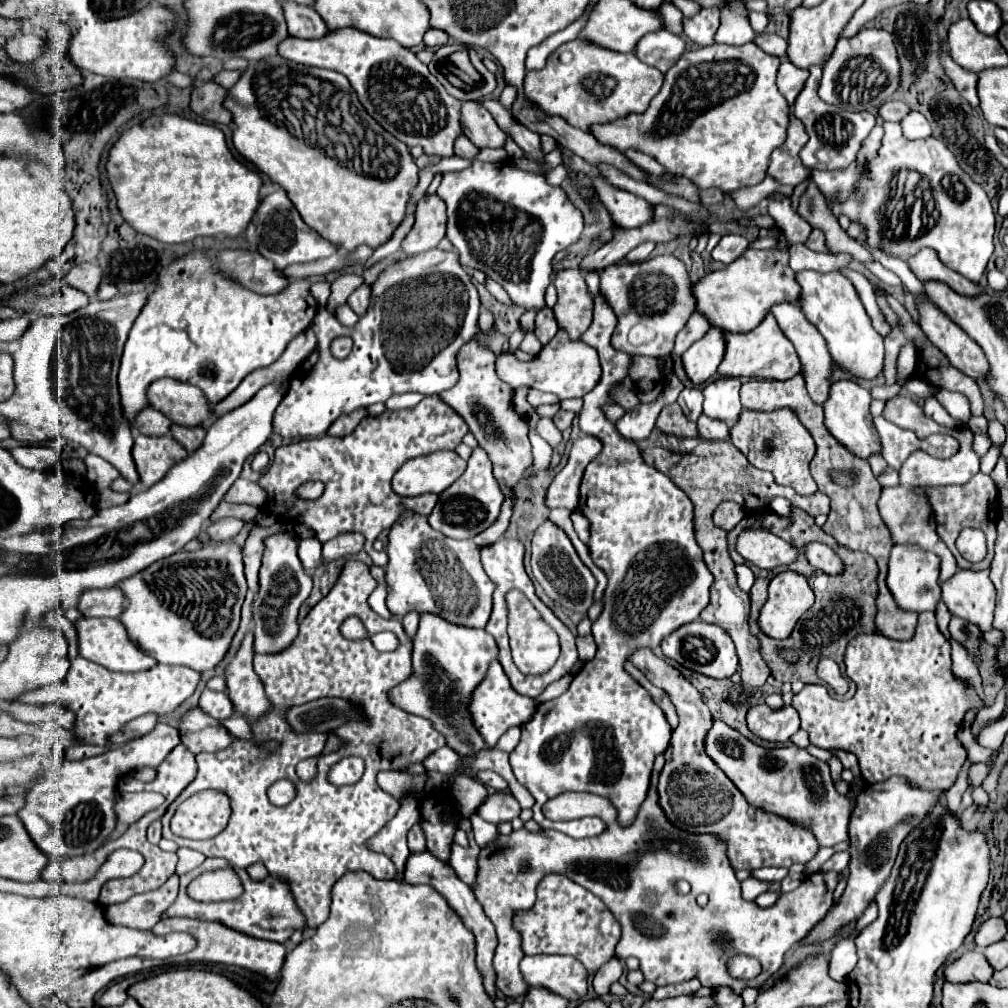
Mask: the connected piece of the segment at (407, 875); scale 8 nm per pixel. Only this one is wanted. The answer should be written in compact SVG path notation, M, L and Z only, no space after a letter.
M424 849L420 853L410 853L410 857L406 861L406 867L404 867L404 881L412 883L412 885L418 885L418 883L436 885L436 889L442 891L442 895L448 899L448 905L456 913L462 915L466 927L472 931L474 939L476 939L476 967L482 975L482 979L484 979L484 989L490 995L490 999L494 1001L496 999L496 971L492 967L492 957L494 957L494 947L496 947L496 935L494 935L494 925L484 915L482 906L476 901L472 889L458 879L458 875L454 873L454 869L448 863L434 857L428 849Z

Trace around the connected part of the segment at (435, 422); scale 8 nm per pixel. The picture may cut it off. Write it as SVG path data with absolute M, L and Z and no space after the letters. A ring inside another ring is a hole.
M424 397L416 407L402 411L384 411L378 417L368 415L356 427L354 433L344 437L324 435L320 439L302 439L284 447L278 447L268 471L260 475L258 485L266 491L266 503L262 511L274 515L278 523L306 523L320 543L346 533L358 531L364 535L366 553L378 567L386 567L388 557L384 551L374 551L376 537L390 529L402 511L414 511L430 515L438 495L426 493L420 497L400 497L392 491L394 473L408 461L420 455L434 453L438 449L456 449L462 437L468 433L468 425L452 407L440 401L440 397ZM308 481L322 481L324 495L318 499L300 499L296 489Z

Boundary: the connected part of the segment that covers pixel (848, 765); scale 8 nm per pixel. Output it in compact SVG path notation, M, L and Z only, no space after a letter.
M836 751L836 755L838 755L838 759L842 761L842 765L844 765L844 769L848 769L848 771L852 771L854 773L854 777L860 777L860 769L858 769L858 761L856 761L856 757L852 755L852 753L842 753L842 751Z

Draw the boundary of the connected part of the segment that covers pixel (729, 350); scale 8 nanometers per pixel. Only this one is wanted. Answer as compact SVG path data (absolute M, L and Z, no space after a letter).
M768 313L758 327L746 333L730 333L724 331L726 341L726 353L722 363L718 365L720 377L764 377L764 379L778 379L786 381L800 373L802 363L796 355L796 349L792 347L790 339L780 331L776 319L772 313Z

